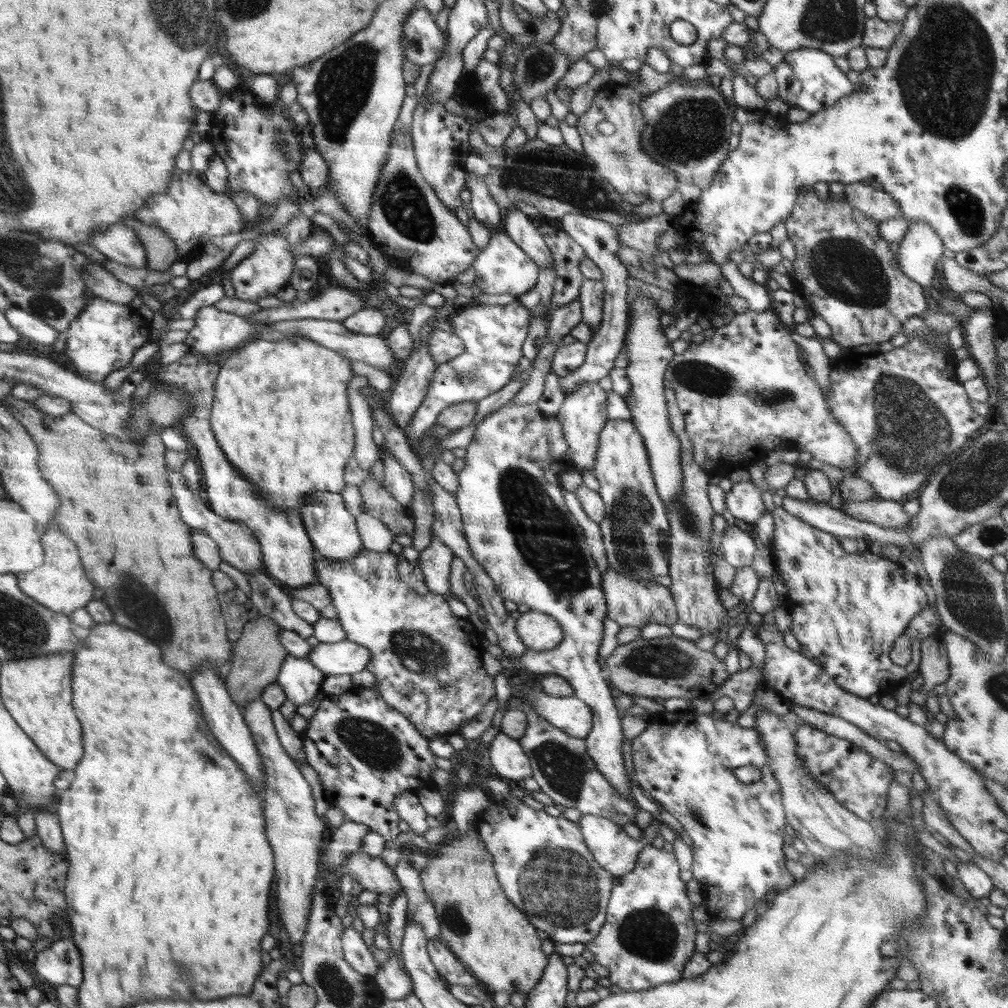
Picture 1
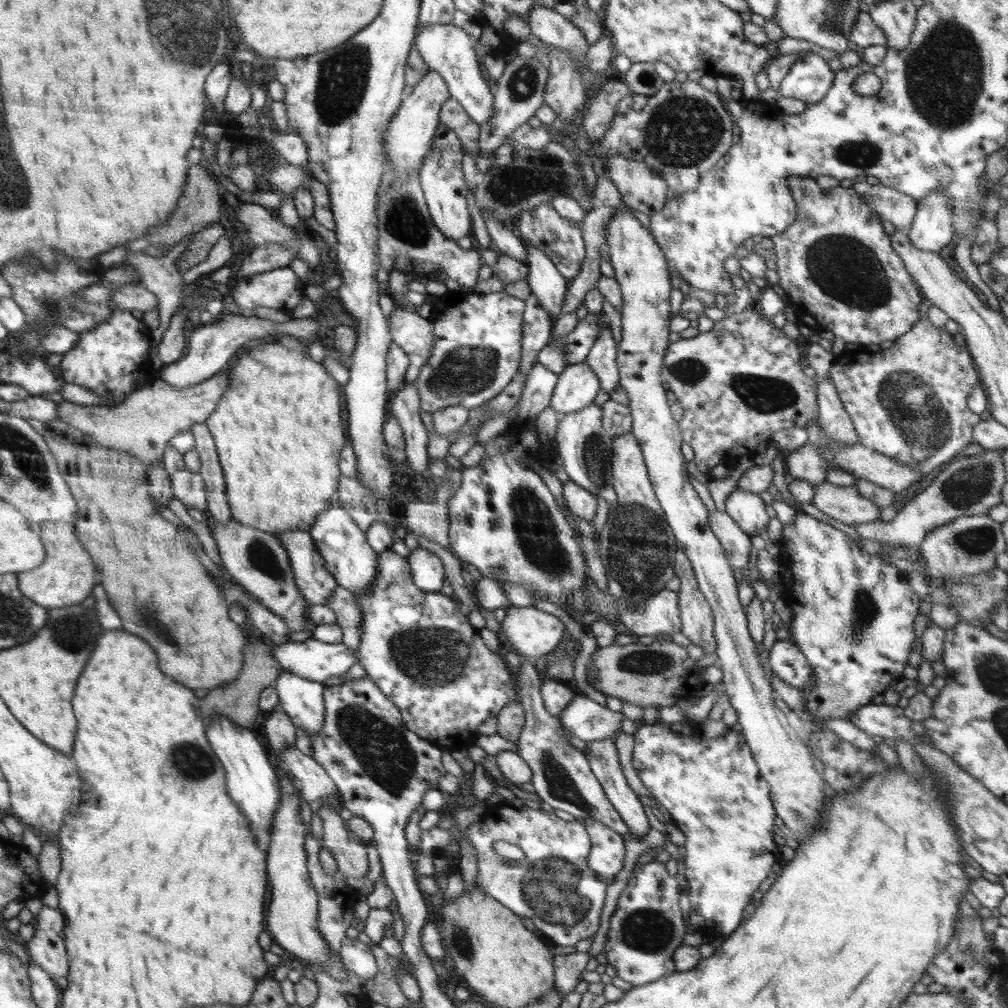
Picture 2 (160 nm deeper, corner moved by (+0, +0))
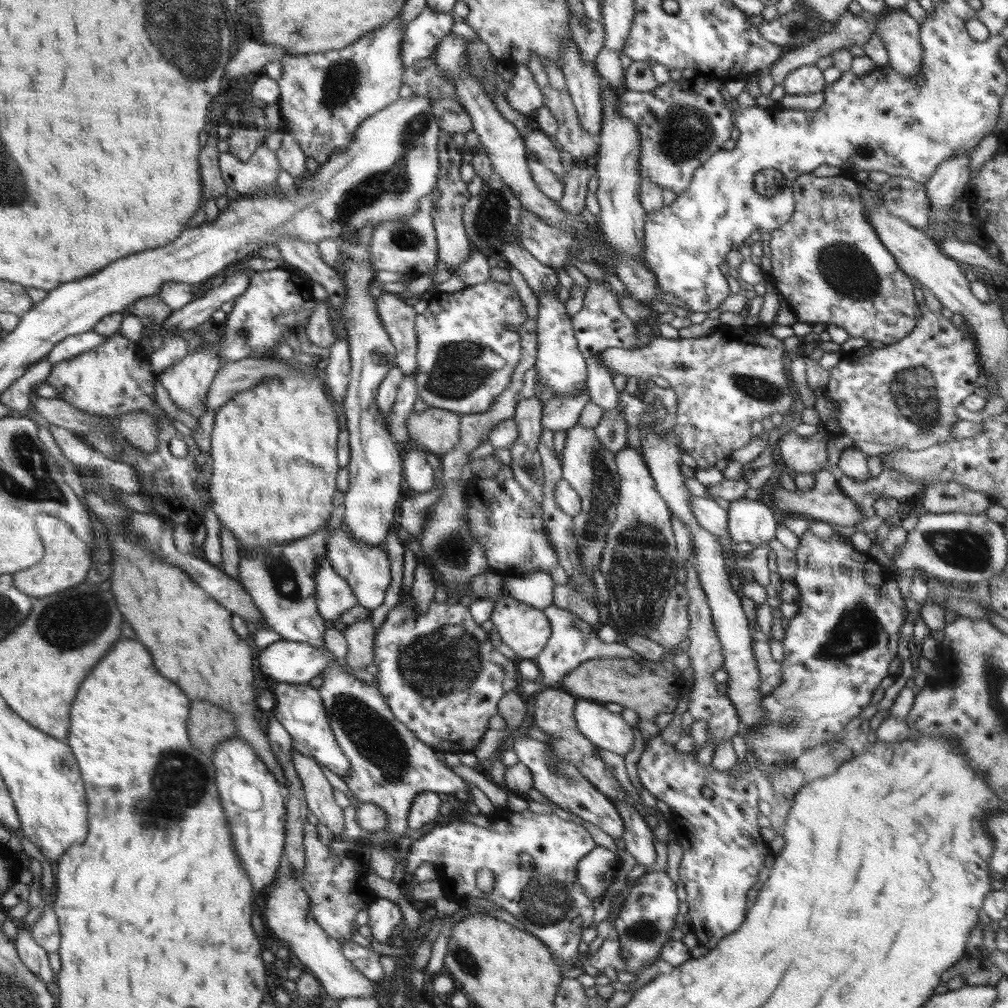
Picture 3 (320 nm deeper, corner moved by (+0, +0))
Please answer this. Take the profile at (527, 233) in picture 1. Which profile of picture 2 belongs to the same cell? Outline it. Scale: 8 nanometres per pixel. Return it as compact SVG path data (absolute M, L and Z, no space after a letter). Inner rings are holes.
M521 238L521 243L527 252L527 264L529 273L527 274L528 284L531 294L540 301L541 307L548 311L551 323L554 324L561 316L564 304L566 279L558 272L557 266L548 258L548 255L540 252L539 248Z

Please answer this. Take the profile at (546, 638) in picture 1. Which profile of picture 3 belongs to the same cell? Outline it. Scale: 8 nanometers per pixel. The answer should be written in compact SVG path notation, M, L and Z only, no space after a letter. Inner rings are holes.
M505 595L496 601L489 624L495 629L499 639L523 659L534 660L535 656L543 651L552 632L550 621L542 609L534 608Z

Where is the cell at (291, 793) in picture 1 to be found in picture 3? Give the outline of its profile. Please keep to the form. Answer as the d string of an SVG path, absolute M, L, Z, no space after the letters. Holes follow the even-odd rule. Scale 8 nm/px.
M287 860L280 865L280 877L272 881L273 889L270 892L264 916L266 925L270 932L276 935L277 942L284 942L290 950L311 970L322 986L322 992L330 999L340 1001L349 997L371 998L380 997L381 992L375 981L359 971L343 955L342 944L330 937L318 924L309 916L310 900L306 892L302 891L301 878L290 871Z

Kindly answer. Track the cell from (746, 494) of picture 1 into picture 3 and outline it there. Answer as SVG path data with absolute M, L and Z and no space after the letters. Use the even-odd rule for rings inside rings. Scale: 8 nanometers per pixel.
M742 497L732 500L728 510L728 535L736 547L760 547L776 538L774 512L761 501Z

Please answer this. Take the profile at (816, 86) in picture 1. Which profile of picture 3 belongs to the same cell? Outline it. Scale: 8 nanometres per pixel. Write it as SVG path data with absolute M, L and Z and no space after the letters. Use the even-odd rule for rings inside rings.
M810 64L793 70L781 85L786 94L809 95L822 91L827 84L824 82L823 71L815 64Z

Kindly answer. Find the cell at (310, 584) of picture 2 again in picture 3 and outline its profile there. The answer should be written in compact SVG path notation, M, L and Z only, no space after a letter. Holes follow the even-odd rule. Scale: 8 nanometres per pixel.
M326 556L319 560L316 568L316 600L324 620L337 627L341 627L342 613L359 604L348 580L332 568Z

